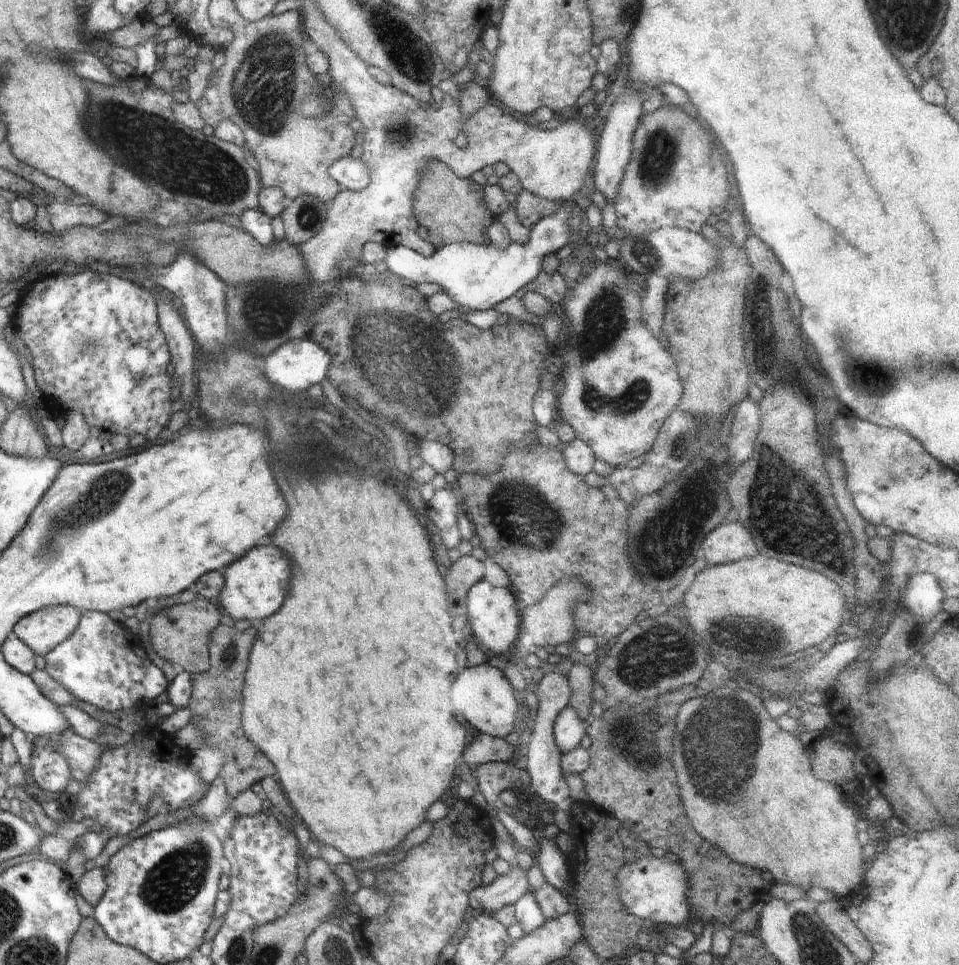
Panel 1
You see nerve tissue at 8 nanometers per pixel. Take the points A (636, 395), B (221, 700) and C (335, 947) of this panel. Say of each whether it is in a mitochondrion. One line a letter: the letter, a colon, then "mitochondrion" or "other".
A: mitochondrion
B: mitochondrion
C: mitochondrion

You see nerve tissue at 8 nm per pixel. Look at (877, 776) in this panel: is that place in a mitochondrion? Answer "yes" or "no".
no

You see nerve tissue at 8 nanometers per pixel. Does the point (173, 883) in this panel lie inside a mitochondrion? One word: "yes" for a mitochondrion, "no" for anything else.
yes

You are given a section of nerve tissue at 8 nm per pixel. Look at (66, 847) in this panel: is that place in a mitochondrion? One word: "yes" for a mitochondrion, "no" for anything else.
no

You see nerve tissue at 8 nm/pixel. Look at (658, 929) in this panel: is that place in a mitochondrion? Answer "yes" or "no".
no

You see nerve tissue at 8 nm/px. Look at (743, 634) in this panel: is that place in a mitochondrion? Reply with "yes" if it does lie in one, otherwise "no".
yes

